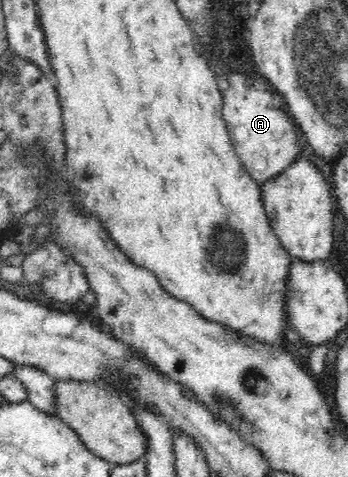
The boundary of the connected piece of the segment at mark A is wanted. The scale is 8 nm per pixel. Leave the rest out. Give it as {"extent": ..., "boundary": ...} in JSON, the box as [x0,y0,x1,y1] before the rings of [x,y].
{"extent":[221,73,300,184],"boundary":[[[230,73],[227,80],[229,86],[221,90],[223,120],[243,168],[254,181],[263,184],[288,168],[300,156],[294,121],[284,109],[277,109],[272,104],[273,90],[255,89],[250,77],[240,73]]]}

